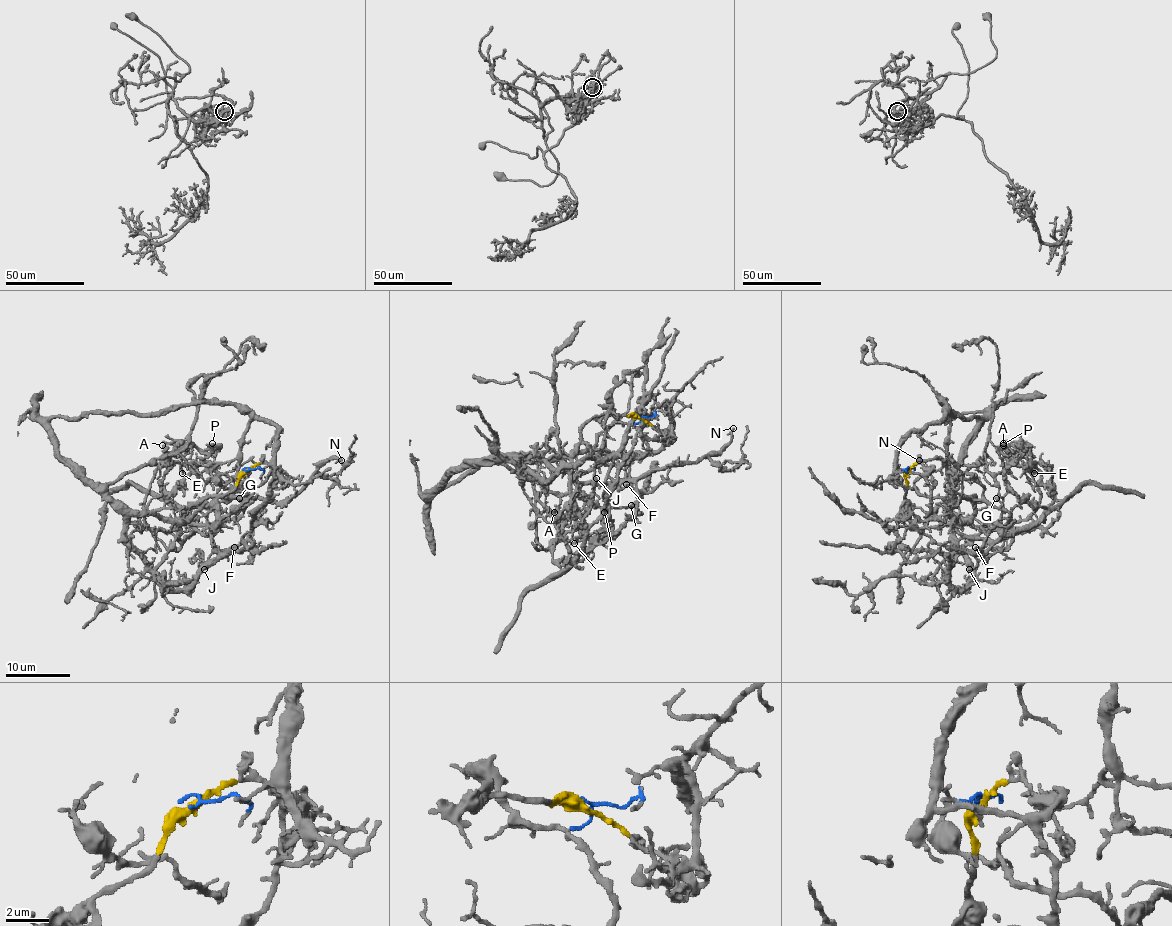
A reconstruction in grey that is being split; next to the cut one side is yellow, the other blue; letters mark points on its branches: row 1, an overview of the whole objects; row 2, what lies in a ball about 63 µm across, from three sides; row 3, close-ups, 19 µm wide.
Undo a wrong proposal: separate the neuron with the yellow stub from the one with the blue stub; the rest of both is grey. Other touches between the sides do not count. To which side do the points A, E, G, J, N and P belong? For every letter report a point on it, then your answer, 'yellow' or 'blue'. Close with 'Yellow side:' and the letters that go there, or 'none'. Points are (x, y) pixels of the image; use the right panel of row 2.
A: (1003, 445) | yellow
E: (1034, 473) | yellow
G: (996, 498) | blue
J: (969, 569) | blue
N: (919, 460) | blue
P: (1003, 443) | yellow
Yellow side: A, E, P

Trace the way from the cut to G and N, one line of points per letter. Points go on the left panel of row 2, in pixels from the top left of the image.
G: (248, 470), (272, 461), (277, 428), (233, 404), (49, 422), (60, 454), (132, 510), (180, 518), (238, 497)
N: (248, 470), (277, 428), (233, 404), (49, 422), (86, 477), (163, 518), (288, 501), (341, 461)

